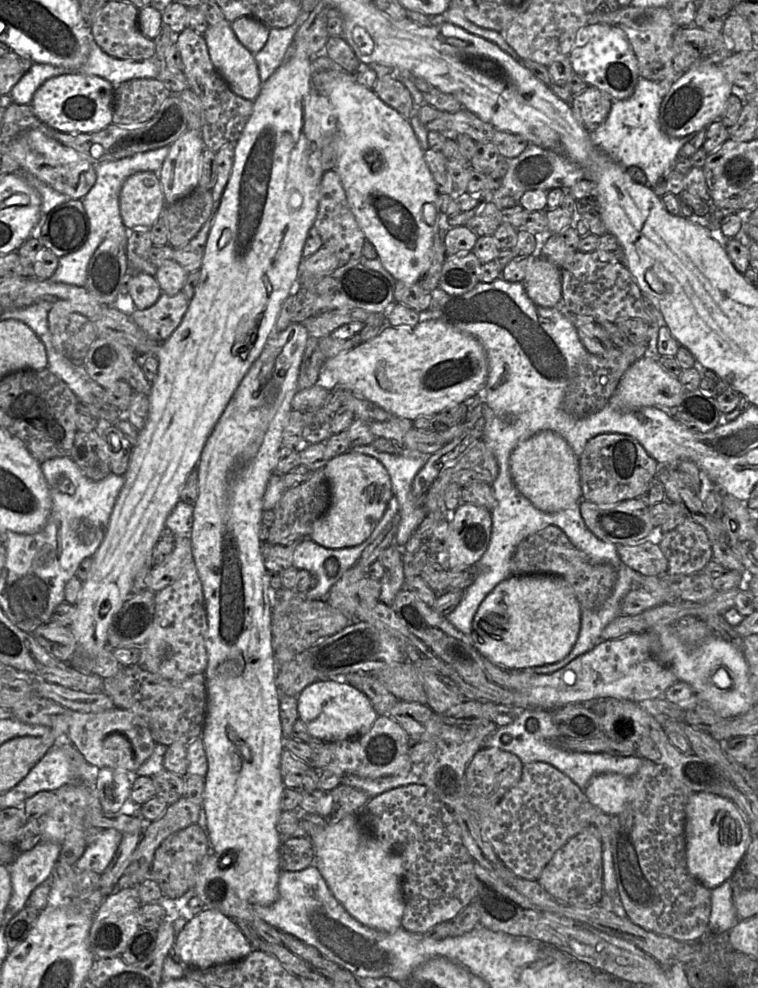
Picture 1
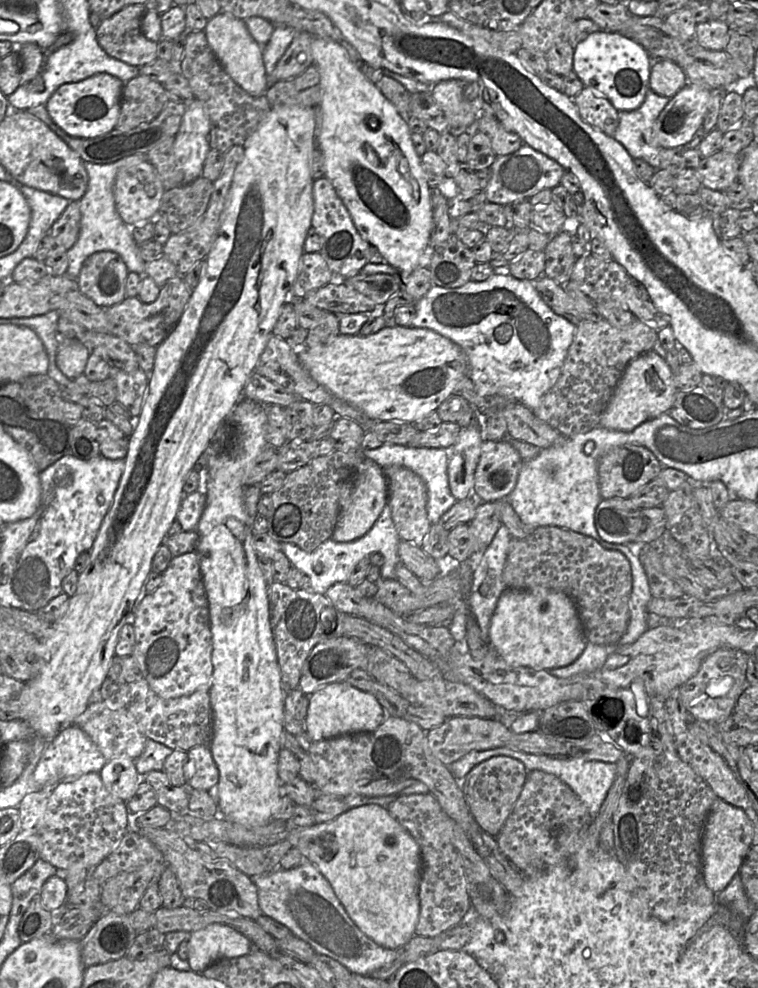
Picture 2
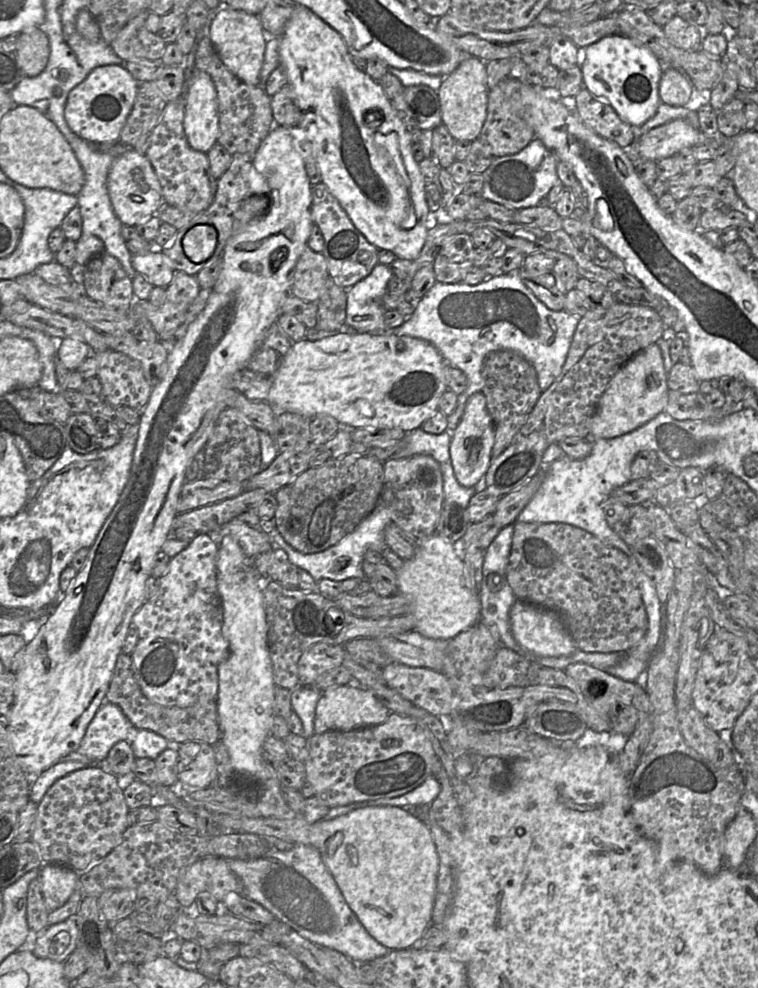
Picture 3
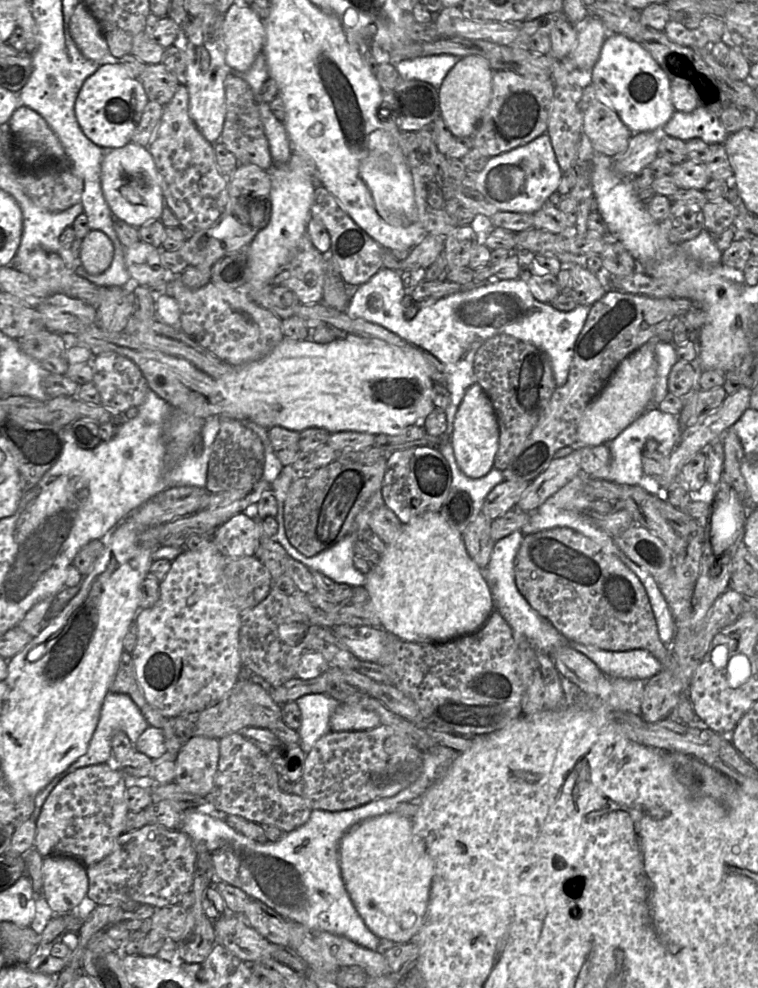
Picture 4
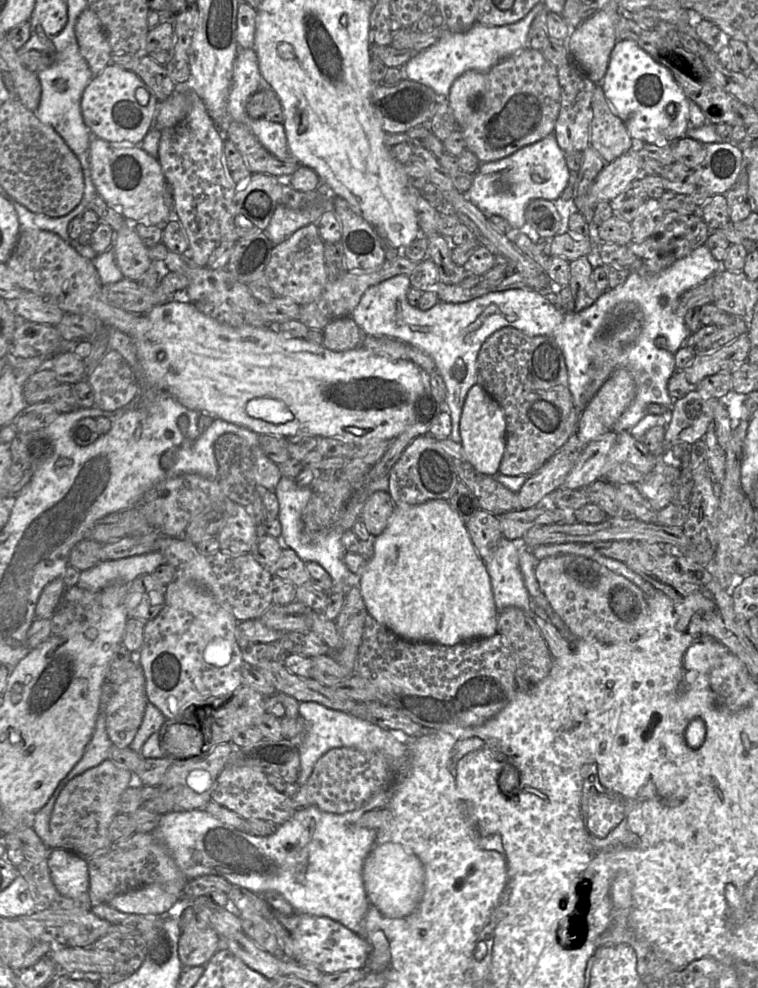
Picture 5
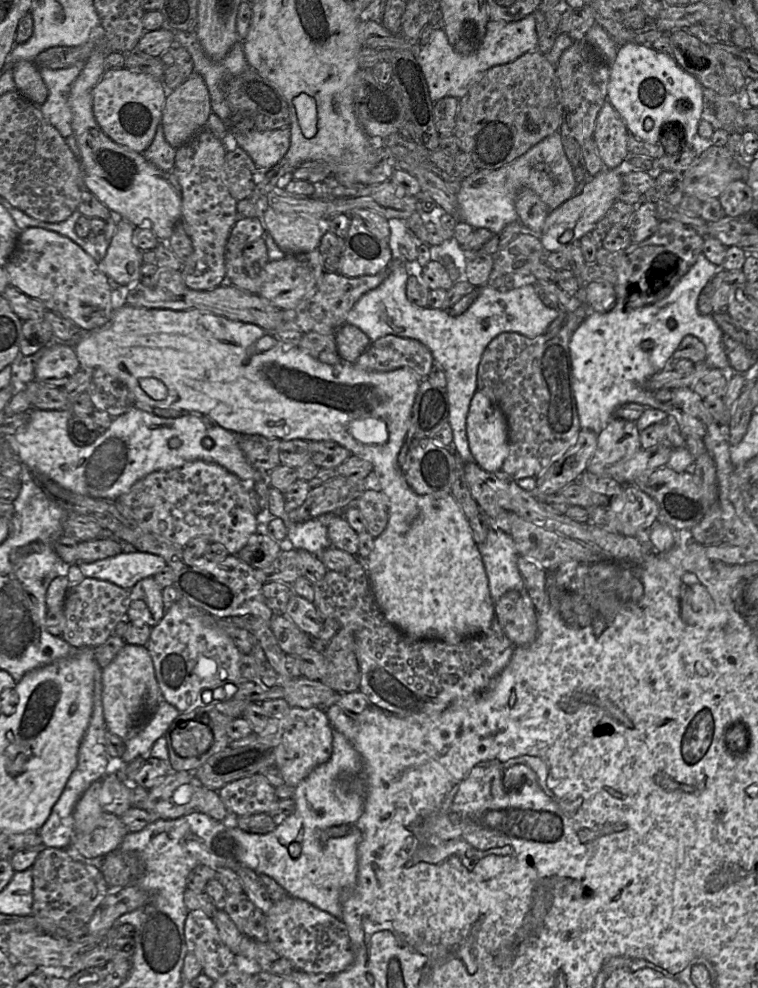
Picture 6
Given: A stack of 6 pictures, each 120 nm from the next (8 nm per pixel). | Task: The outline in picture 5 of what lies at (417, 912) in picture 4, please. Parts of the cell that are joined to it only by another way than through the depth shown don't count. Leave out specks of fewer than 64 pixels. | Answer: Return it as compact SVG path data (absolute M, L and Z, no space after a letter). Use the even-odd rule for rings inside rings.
M376 843L365 859L362 876L369 903L389 918L409 916L422 900L426 880L424 864L399 843Z

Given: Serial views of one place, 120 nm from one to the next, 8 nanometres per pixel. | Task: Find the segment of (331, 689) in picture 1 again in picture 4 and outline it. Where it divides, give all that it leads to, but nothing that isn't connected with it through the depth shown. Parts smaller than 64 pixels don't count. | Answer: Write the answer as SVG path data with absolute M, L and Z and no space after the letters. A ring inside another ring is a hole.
M340 703L330 717L330 729L339 731L365 731L381 725L379 716L361 707Z

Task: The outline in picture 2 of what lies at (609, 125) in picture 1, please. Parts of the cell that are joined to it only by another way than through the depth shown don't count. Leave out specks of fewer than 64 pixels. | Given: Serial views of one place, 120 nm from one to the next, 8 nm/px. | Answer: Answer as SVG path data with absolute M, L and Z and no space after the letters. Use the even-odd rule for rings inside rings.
M650 88L645 95L643 103L635 110L618 111L619 124L613 134L613 138L618 141L627 150L633 159L642 159L656 170L665 169L669 161L677 154L681 154L689 149L695 149L702 141L702 126L698 129L693 139L676 148L664 148L657 144L653 133L653 127L656 119L664 109L670 98L658 95Z

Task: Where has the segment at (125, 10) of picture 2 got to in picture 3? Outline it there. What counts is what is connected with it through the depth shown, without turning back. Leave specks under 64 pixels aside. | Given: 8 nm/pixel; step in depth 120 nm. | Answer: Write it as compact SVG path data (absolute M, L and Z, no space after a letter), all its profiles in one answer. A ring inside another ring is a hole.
M144 10L132 18L109 44L123 61L161 60L166 43L147 29L145 20L149 12Z

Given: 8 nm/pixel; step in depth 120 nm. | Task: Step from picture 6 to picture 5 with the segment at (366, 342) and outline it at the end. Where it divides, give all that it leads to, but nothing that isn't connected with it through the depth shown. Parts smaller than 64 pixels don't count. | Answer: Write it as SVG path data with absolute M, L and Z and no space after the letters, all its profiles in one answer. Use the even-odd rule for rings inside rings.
M351 316L337 318L322 330L322 345L331 351L347 351L361 345L364 334Z

